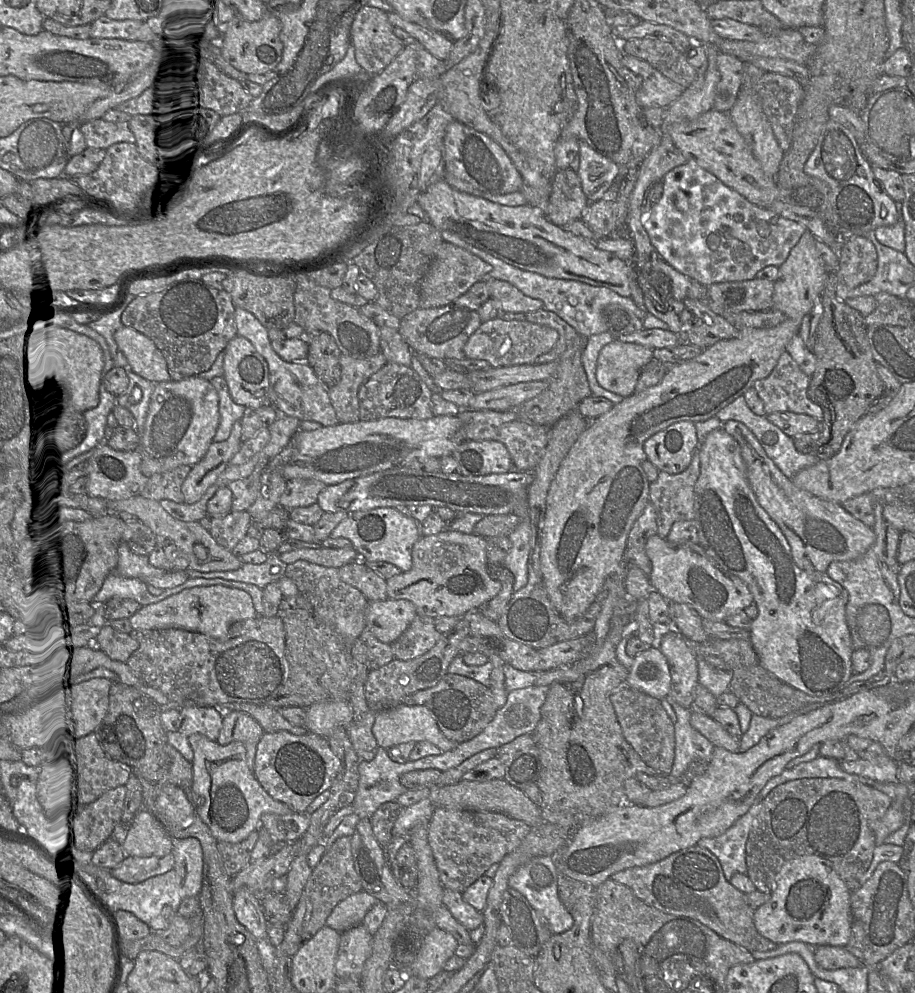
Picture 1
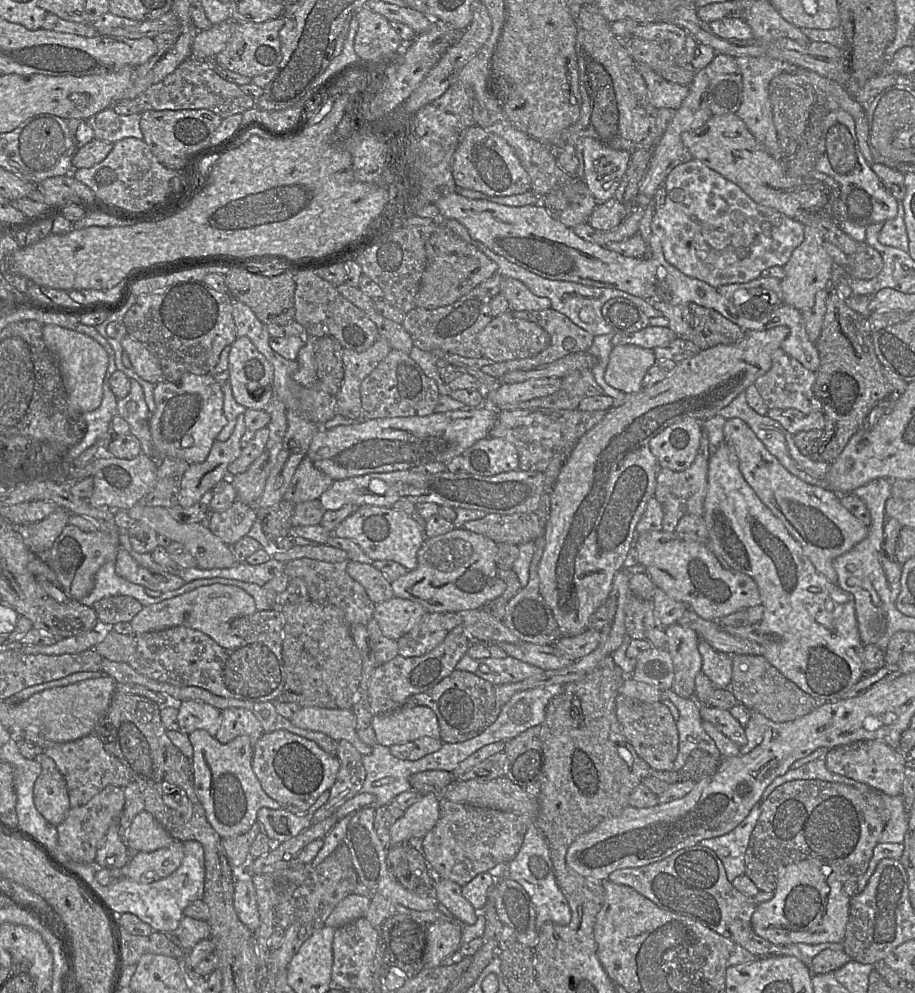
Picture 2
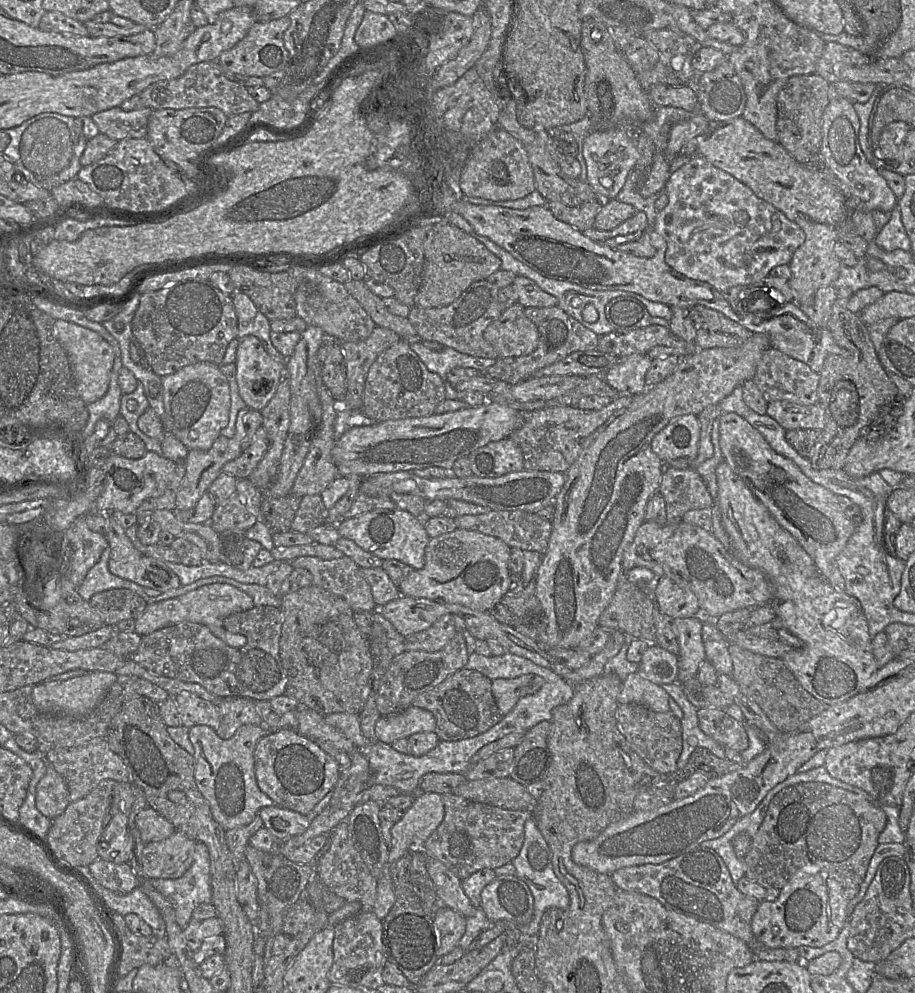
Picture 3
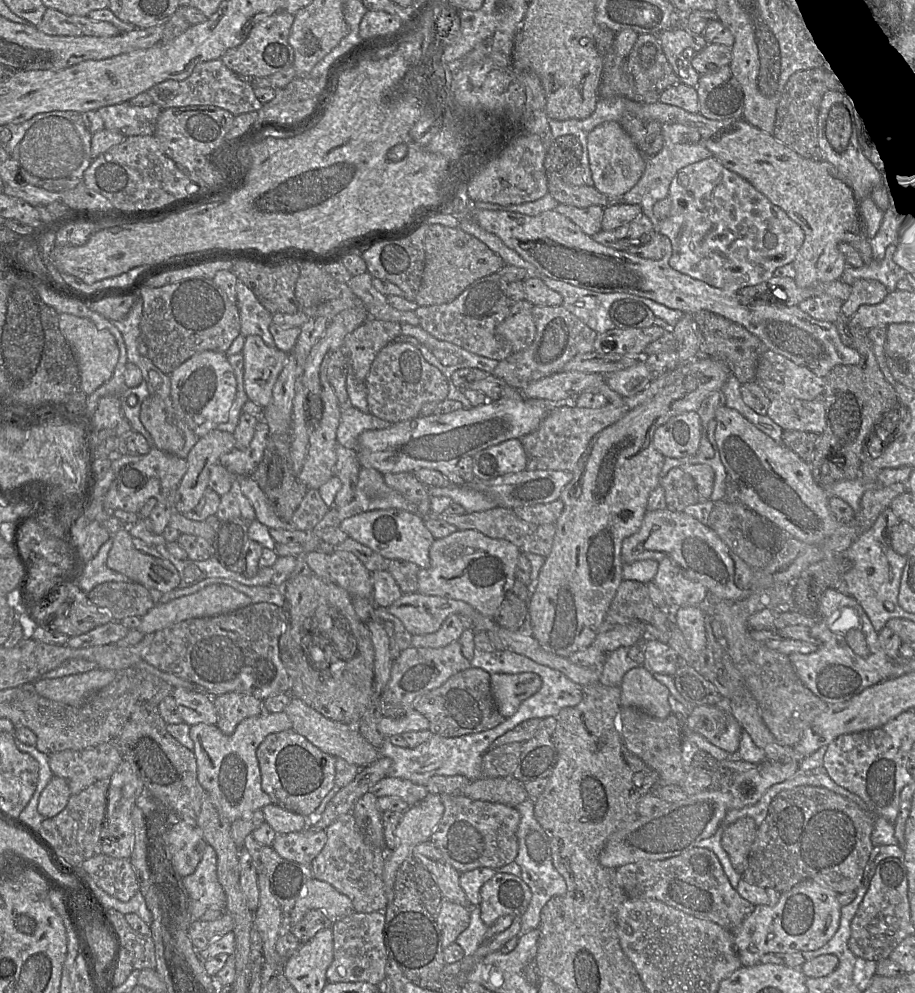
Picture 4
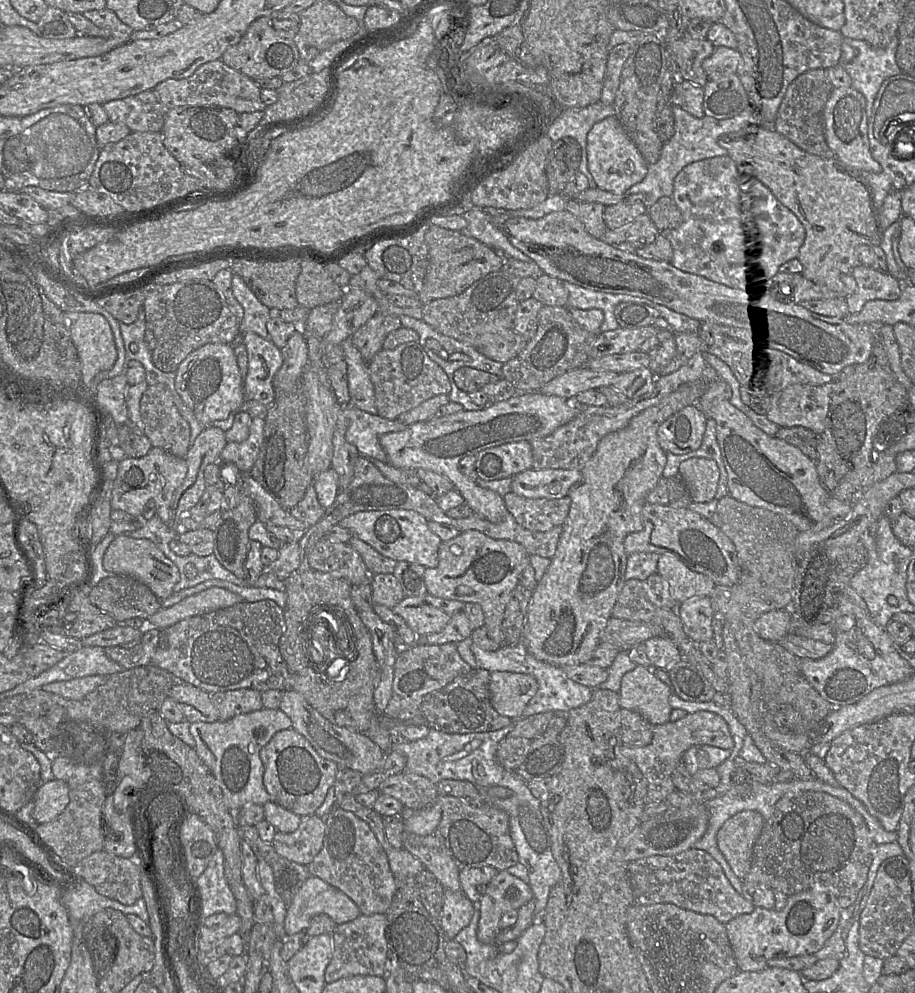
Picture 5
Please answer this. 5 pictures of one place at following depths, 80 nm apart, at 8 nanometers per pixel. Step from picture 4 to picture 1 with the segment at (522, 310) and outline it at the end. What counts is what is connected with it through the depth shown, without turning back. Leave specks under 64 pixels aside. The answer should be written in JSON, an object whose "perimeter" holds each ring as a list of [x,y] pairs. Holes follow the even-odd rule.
{"perimeter":[[[496,317],[481,324],[469,337],[463,351],[466,358],[485,360],[493,368],[535,364],[536,359],[549,352],[558,341],[558,332],[550,327],[527,321],[504,320]]]}

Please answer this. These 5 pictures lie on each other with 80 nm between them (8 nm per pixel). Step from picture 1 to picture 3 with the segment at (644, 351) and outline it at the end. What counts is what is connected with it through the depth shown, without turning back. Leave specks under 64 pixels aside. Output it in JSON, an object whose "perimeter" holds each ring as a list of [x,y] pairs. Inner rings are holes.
{"perimeter":[[[633,354],[619,358],[619,361],[606,373],[607,384],[619,395],[642,393],[647,388],[645,377],[651,361],[647,354]]]}

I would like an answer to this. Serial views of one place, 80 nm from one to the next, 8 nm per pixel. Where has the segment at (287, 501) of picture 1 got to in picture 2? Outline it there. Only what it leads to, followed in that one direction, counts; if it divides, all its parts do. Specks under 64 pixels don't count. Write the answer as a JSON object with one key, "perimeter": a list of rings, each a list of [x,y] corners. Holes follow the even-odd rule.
{"perimeter":[[[305,456],[296,469],[283,500],[299,504],[319,499],[334,482],[328,475],[318,470],[308,456]]]}

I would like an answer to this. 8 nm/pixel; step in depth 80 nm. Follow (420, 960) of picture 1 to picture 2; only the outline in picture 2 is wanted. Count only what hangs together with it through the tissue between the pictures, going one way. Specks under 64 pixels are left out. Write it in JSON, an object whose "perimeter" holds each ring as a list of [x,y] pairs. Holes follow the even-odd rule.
{"perimeter":[[[443,920],[428,924],[425,968],[440,966],[445,957],[459,949],[463,925],[466,924]]]}

